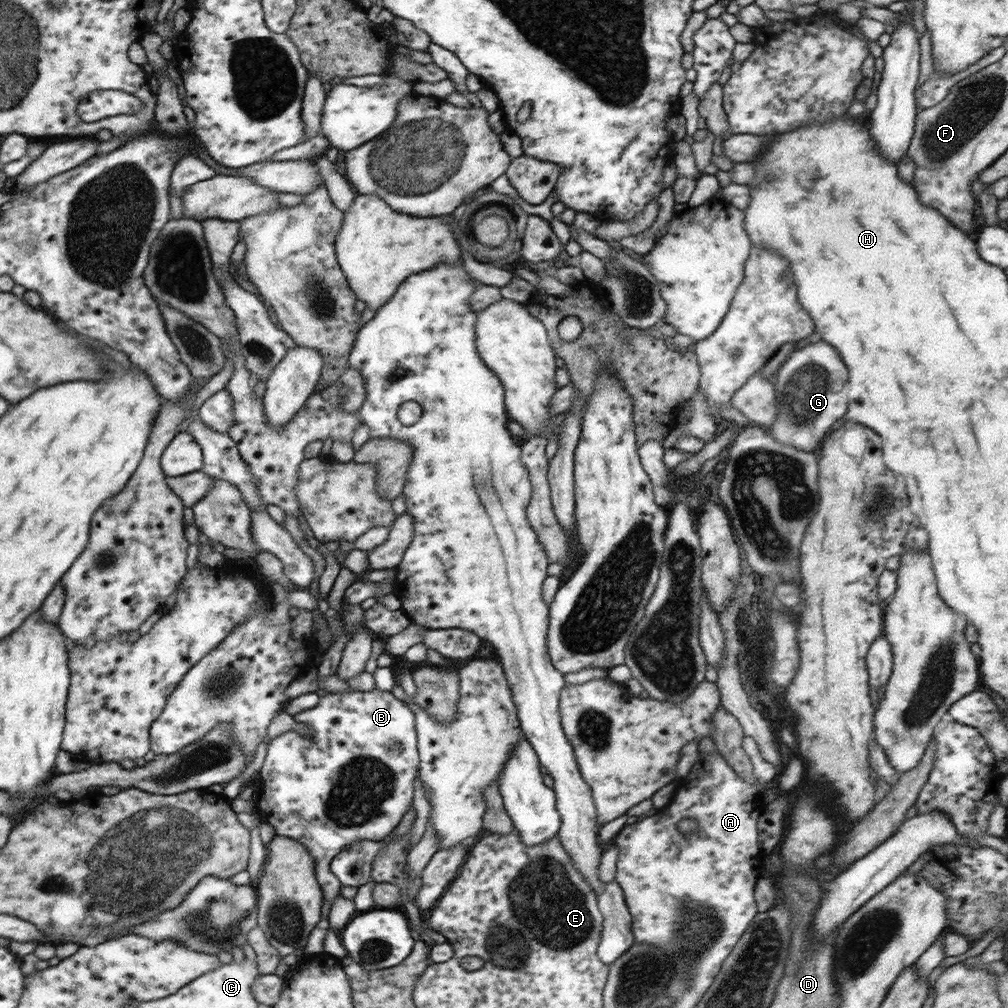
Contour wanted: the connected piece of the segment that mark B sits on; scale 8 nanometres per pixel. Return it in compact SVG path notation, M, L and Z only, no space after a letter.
M376 687L368 692L352 691L344 692L344 694L329 693L325 696L320 696L319 703L315 707L304 710L304 712L298 712L298 714L294 714L293 718L298 725L299 723L308 725L312 729L313 736L311 738L304 737L294 730L288 730L285 734L274 738L274 740L266 744L263 753L265 760L254 785L255 808L260 815L260 820L271 824L274 827L276 835L294 838L294 840L298 840L299 844L302 844L307 849L309 856L316 863L314 865L314 872L316 872L316 880L318 880L318 884L321 886L323 899L328 900L332 904L334 903L334 899L340 895L341 883L330 870L331 861L340 852L347 850L353 842L358 842L358 840L381 841L382 838L389 836L394 828L400 824L402 816L413 806L414 779L416 779L419 772L415 717L403 701L394 697L391 692L386 692L386 690L380 690Z

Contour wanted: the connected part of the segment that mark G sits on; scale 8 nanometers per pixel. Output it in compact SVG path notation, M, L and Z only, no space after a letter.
M824 341L809 343L795 350L775 375L778 417L766 429L780 444L804 452L817 451L832 424L843 418L848 410L848 372L840 353Z

